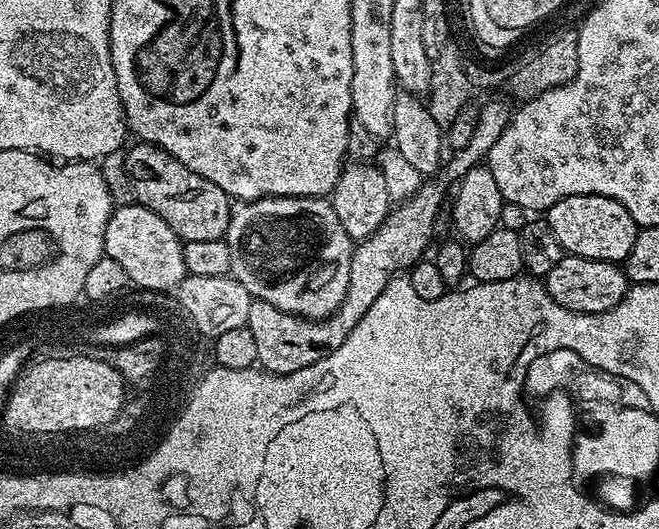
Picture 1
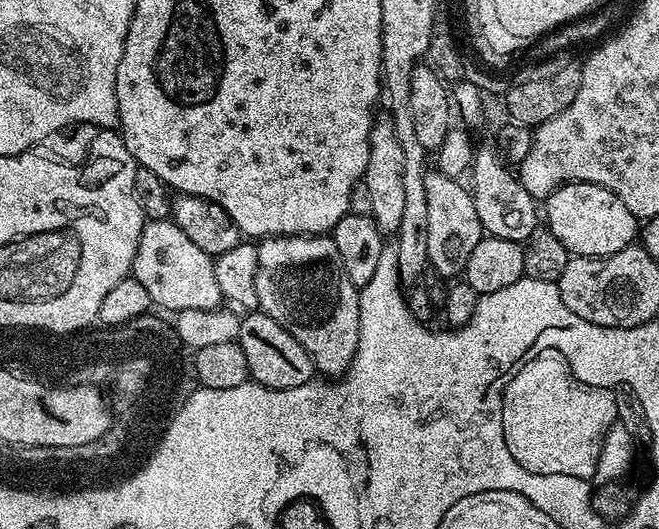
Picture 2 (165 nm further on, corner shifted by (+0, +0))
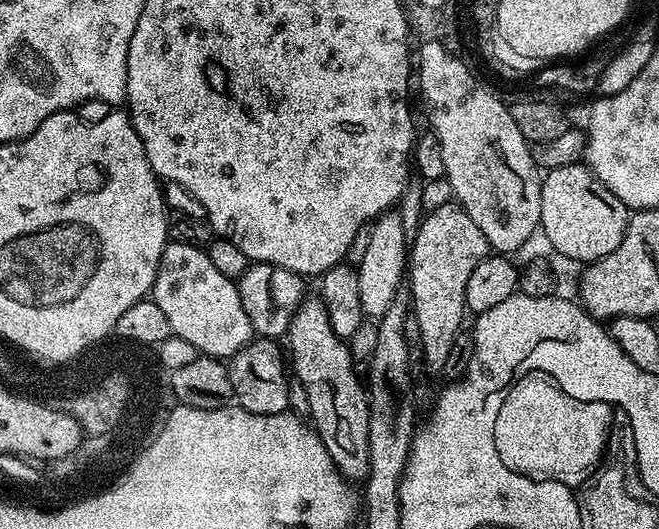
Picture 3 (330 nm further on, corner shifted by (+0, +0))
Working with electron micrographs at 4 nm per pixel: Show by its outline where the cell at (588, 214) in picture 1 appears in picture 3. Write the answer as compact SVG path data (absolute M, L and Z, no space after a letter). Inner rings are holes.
M583 163L549 168L540 182L540 228L556 252L568 260L591 262L610 254L622 242L629 209L624 207Z

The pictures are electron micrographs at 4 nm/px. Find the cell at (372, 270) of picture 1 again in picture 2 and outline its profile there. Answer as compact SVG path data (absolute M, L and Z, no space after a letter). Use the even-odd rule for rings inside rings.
M252 310L241 319L238 342L242 346L242 354L246 354L248 375L255 383L274 390L290 390L294 386L308 384L314 378L312 356L302 342L264 312Z

